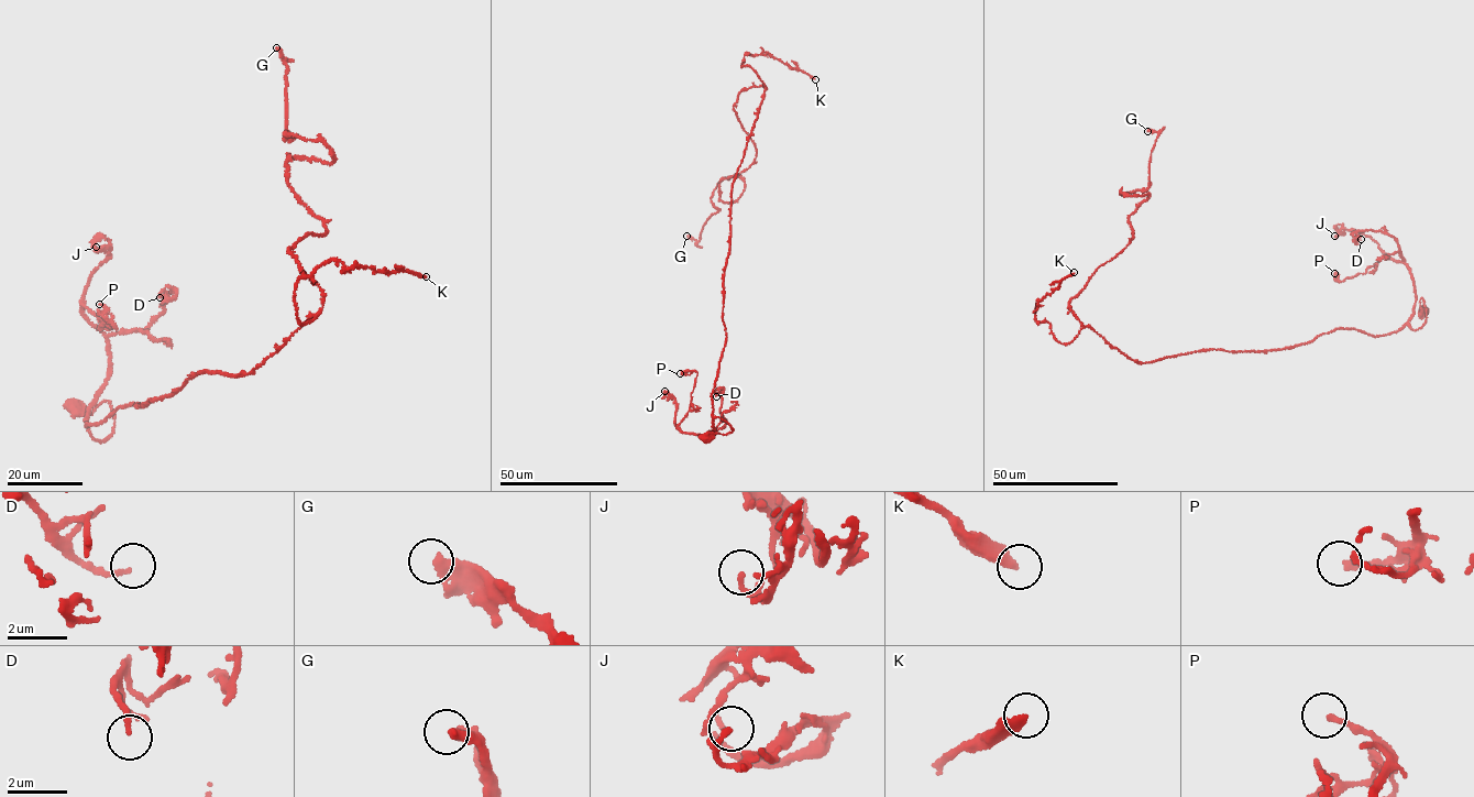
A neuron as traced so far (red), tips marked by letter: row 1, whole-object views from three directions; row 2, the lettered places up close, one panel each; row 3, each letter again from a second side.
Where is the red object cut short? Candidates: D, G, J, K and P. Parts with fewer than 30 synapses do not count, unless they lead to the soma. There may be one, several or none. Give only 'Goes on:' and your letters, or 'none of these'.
Goes on: K

